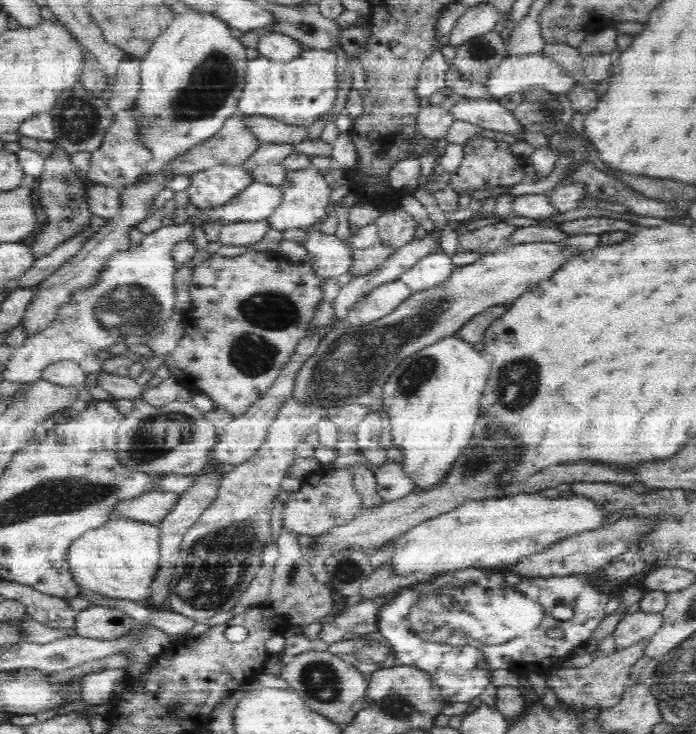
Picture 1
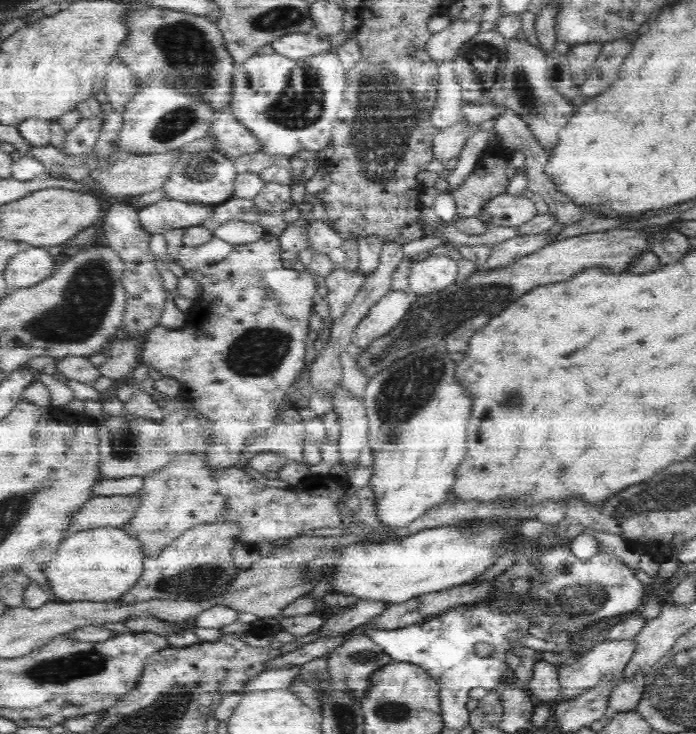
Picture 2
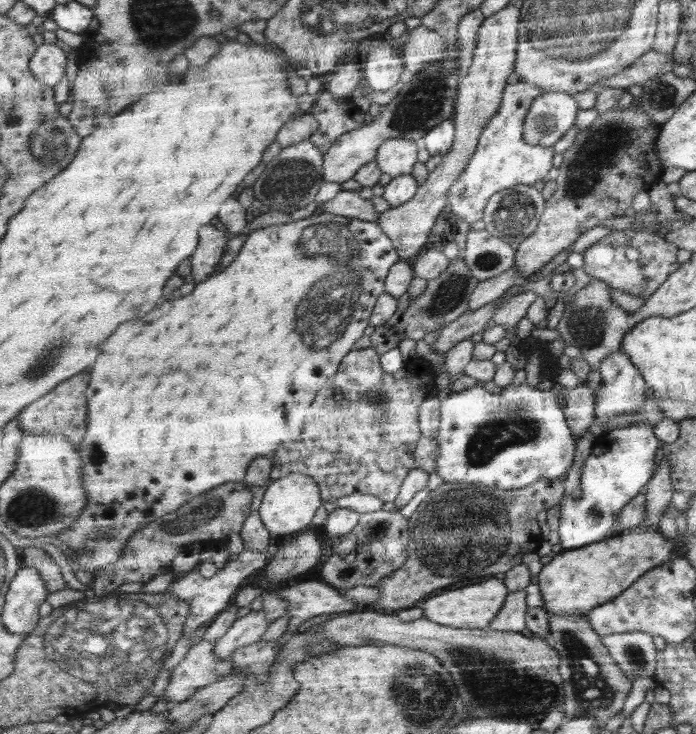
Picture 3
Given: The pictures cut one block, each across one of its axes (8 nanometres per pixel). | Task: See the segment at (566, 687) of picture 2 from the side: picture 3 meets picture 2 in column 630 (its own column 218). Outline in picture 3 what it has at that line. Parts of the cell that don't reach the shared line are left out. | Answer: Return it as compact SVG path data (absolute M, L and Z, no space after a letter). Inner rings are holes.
M264 610L251 611L232 623L230 629L215 642L213 653L219 659L225 659L238 648L261 641L268 626L269 620L264 616Z

